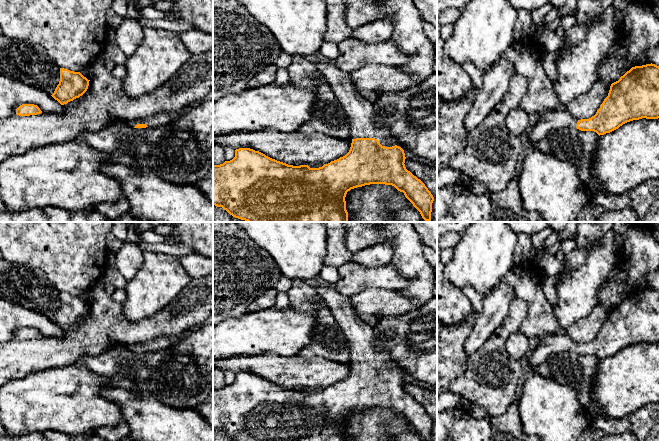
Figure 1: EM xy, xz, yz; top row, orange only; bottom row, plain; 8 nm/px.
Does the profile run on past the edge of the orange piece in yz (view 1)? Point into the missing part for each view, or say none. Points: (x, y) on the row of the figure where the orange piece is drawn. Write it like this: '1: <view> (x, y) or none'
1: yz (552, 120)

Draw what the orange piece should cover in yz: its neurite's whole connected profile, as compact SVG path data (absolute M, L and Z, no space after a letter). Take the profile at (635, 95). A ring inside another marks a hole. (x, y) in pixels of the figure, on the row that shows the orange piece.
M652 63L632 67L618 81L612 83L608 96L591 118L577 120L566 107L560 106L541 114L536 125L530 127L526 135L531 146L535 147L551 131L576 127L581 131L594 131L600 136L618 129L627 122L642 118L659 118L659 66Z

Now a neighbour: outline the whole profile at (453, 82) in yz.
M437 0L437 97L445 101L461 99L472 87L472 81L461 65L455 63L445 55L445 41L440 34L442 28L440 16L444 11L451 8L462 10L469 1L470 0Z

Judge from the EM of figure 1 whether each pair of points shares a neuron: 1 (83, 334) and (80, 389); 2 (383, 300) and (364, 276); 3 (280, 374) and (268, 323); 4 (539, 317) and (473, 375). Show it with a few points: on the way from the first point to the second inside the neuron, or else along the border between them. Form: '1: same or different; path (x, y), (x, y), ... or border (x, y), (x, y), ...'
1: different; border (80, 361), (57, 368)
2: different; border (396, 289), (366, 288), (351, 296)
3: different; border (297, 354), (282, 356), (263, 352), (252, 356)
4: different; border (527, 308), (527, 316), (517, 330)

